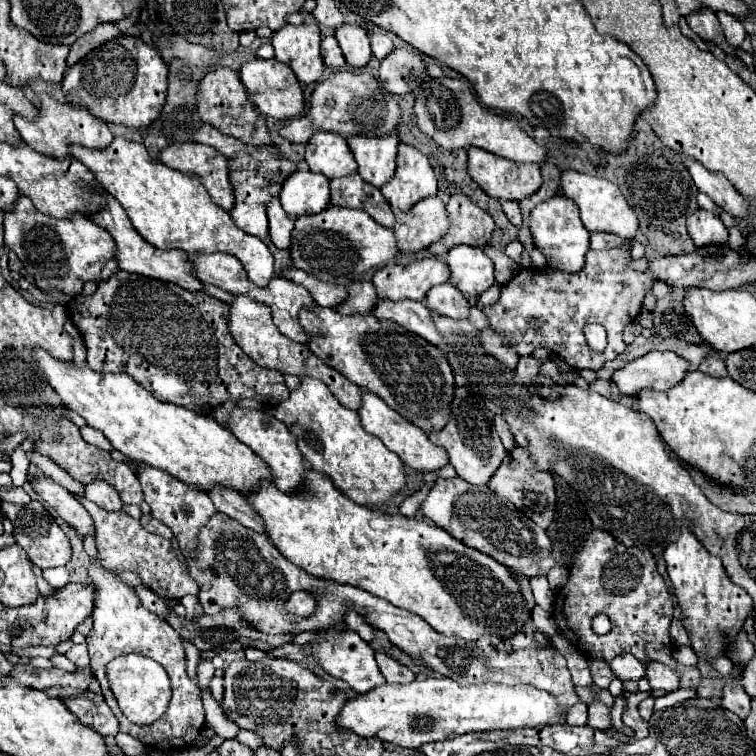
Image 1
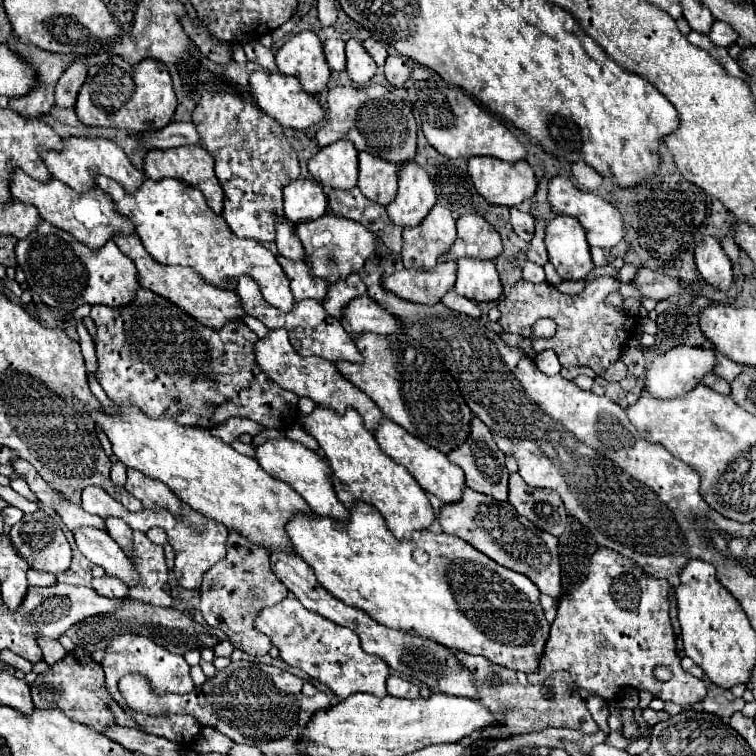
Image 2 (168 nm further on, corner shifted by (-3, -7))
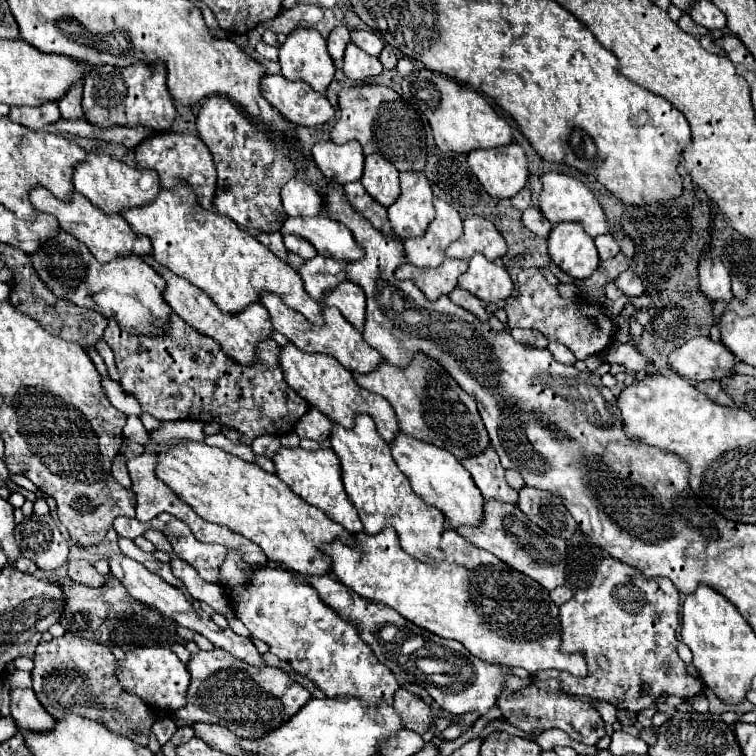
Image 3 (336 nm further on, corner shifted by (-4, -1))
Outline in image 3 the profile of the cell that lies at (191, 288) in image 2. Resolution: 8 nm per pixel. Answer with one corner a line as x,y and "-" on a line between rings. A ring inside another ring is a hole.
144,257
144,261
148,265
152,265
164,279
166,279
166,291
164,291
164,299
166,303
172,307
172,311
182,317
192,329
200,331
206,337
212,337
214,341
218,341
218,345
222,347
222,351
234,359
240,361
242,365
252,365
254,363
254,349
258,345
258,341
264,341
266,337
270,337
274,333
270,315
266,311
266,307
262,303
254,303
248,309
244,309
238,315
224,315
214,303
212,299
202,293
200,289
196,289
192,283
188,283
186,279
174,275
170,269
158,265
158,261
154,257

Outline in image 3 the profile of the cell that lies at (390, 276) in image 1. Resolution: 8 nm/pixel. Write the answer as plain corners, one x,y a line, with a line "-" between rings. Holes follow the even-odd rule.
444,259
444,263
436,269
420,269
416,265
404,263
396,269
398,279
414,279
420,291
430,299
438,299
440,295
448,295
456,285
458,277
466,271
468,261
462,259

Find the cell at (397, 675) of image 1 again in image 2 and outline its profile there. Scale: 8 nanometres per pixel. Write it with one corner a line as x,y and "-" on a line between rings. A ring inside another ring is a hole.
389,675
389,679
387,679
387,693
393,695
393,697
413,699
413,697
419,697
419,687
413,685
411,681
405,681
401,677

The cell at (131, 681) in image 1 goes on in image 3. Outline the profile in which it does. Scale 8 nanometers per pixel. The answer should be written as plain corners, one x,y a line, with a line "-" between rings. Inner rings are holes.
222,649
192,653
188,671
192,673
192,683
188,687
188,705
174,713
178,725
192,725
198,721
216,723
230,729
238,737
258,739
288,721
312,697
282,669
270,665
260,669
252,667
244,661
234,659

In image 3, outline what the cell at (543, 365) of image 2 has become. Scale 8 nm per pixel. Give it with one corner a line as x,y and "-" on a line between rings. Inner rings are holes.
550,343
550,345
548,345
548,351
550,351
560,363
566,363
566,365
574,365
574,363
576,363
574,353
572,353
568,347
564,347
562,343

